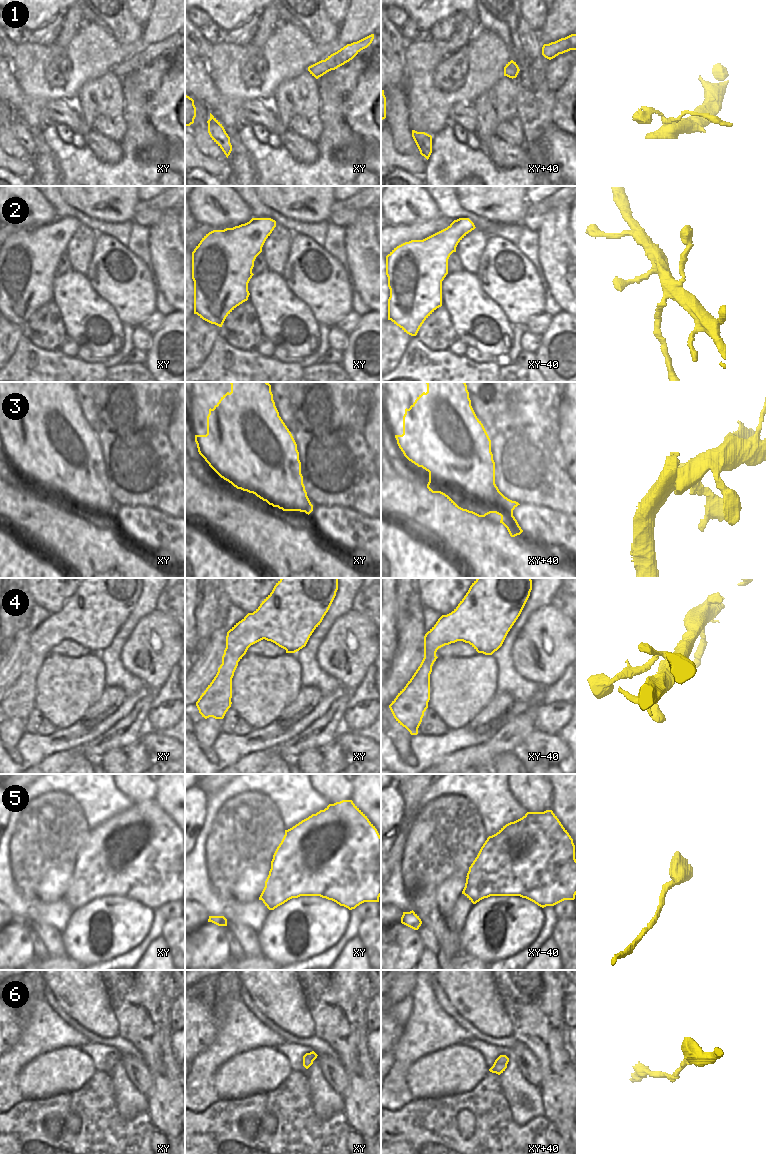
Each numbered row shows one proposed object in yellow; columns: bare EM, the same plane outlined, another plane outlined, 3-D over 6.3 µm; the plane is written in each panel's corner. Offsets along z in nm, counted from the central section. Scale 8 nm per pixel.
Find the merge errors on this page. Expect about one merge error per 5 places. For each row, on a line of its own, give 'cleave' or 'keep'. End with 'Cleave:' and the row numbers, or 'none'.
1: keep
2: keep
3: cleave
4: cleave
5: keep
6: keep
Cleave: 3, 4

